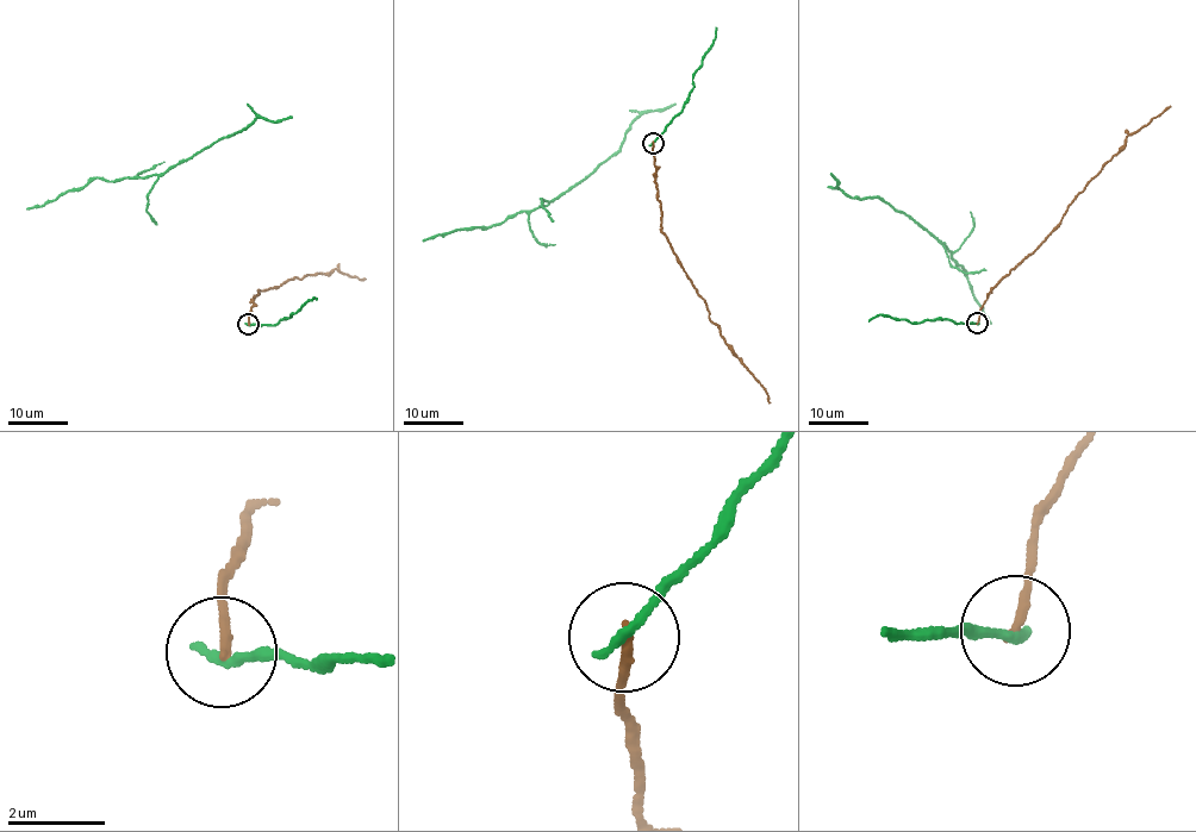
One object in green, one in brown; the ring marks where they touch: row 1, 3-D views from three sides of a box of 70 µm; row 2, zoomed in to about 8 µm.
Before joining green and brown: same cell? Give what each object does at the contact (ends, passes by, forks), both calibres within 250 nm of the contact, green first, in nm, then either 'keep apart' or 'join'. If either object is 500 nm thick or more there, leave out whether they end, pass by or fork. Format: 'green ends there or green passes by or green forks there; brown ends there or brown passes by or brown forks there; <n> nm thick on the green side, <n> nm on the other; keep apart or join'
green ends there; brown ends there; 200 nm thick on the green side, 190 nm on the other; keep apart

